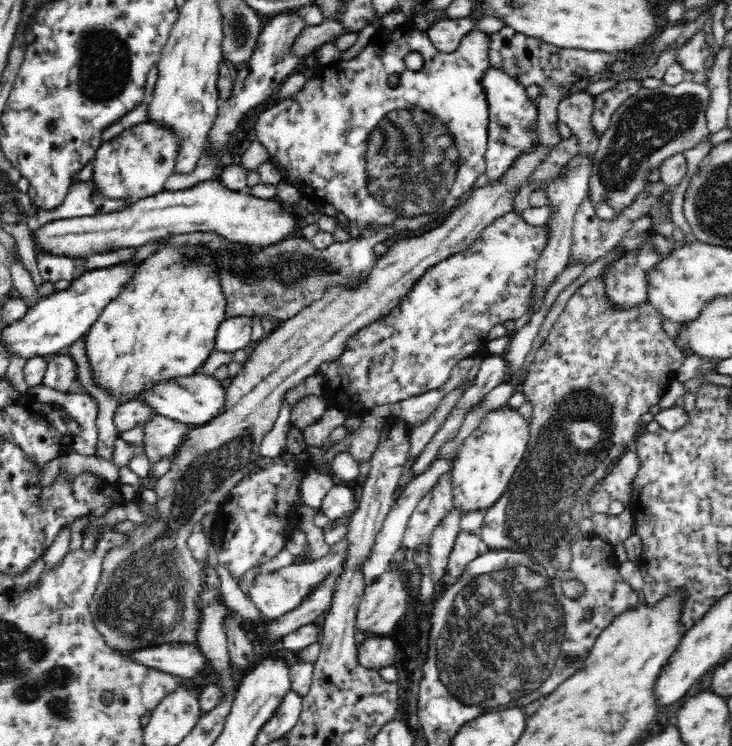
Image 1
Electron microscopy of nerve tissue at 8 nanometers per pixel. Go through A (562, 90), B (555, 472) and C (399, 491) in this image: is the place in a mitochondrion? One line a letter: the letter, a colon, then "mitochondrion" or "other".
A: other
B: mitochondrion
C: other

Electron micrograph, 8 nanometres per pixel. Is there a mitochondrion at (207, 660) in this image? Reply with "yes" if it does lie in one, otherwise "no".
no

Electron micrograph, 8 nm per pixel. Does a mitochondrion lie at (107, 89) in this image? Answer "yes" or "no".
yes

